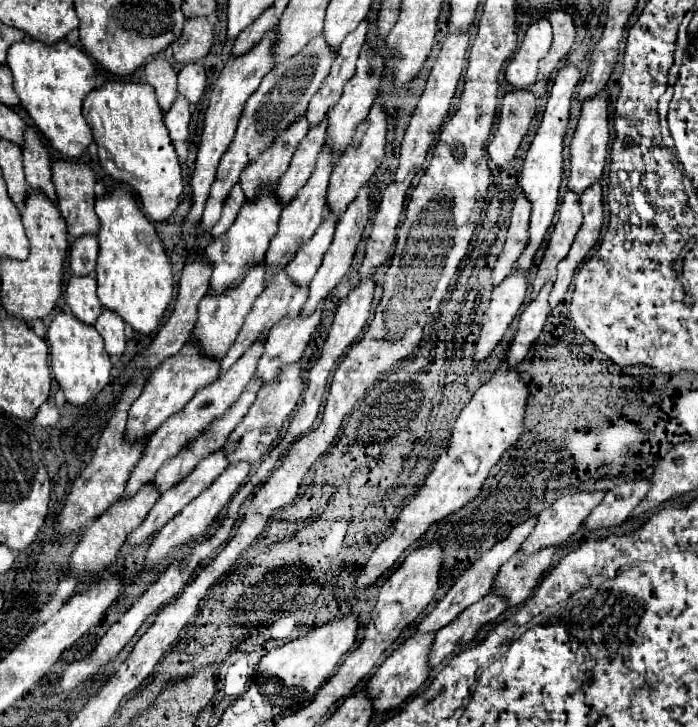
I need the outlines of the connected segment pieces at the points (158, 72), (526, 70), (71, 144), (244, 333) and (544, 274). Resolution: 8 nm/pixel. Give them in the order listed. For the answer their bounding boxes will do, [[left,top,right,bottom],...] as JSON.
[[144,58,178,110],[506,18,552,88],[6,38,96,158],[220,270,308,374],[534,190,582,292]]

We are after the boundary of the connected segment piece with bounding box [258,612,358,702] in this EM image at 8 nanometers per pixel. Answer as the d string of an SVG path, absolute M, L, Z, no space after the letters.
M354 612L344 614L342 618L330 620L326 624L316 624L306 636L290 640L284 646L274 648L266 656L262 656L262 660L258 662L258 676L280 680L286 688L290 688L294 698L300 698L300 702L310 700L328 682L330 674L336 670L344 654L352 650L356 642L356 632L358 614Z

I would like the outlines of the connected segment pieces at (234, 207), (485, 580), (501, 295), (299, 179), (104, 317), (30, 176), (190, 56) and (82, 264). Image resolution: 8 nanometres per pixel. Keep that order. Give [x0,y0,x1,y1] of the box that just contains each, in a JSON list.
[[212,184,246,240],[418,516,538,632],[474,270,528,362],[276,122,324,208],[94,308,126,354],[24,126,56,202],[170,16,212,64],[70,234,98,276]]

